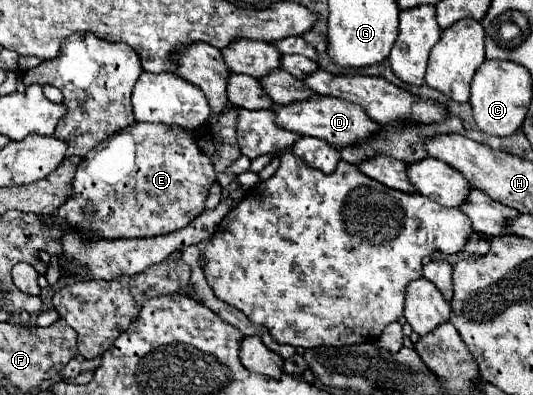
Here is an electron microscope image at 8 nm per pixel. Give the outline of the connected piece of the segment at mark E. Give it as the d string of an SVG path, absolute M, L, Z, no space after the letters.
M132 124L90 150L72 180L72 196L54 212L74 230L88 230L102 240L152 238L170 234L190 224L202 210L216 172L206 154L196 146L190 132L176 124Z

